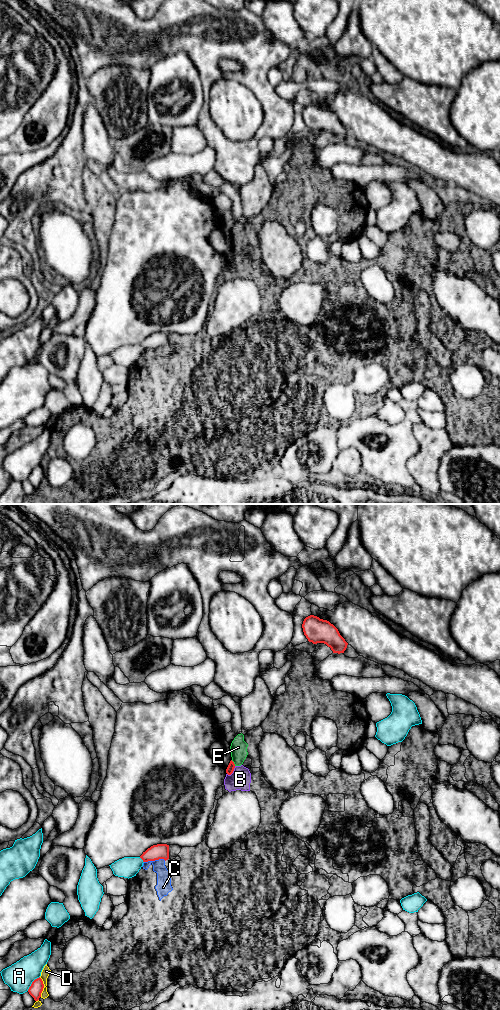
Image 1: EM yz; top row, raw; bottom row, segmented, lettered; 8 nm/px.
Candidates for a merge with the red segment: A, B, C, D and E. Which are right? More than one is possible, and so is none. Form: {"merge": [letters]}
{"merge": []}

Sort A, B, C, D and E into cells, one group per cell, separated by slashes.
A / B C D E

